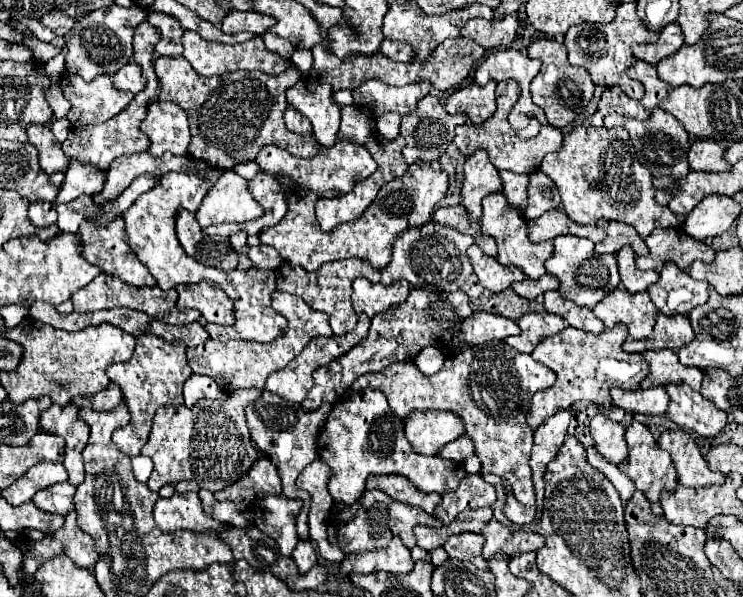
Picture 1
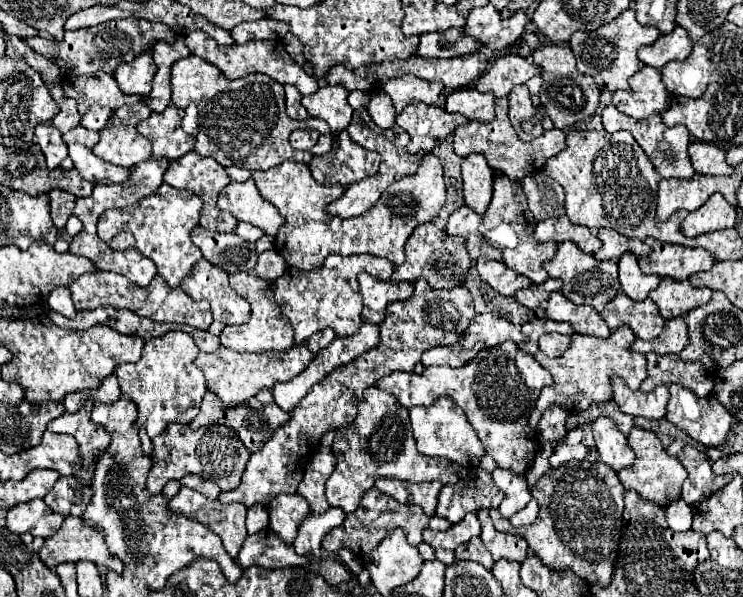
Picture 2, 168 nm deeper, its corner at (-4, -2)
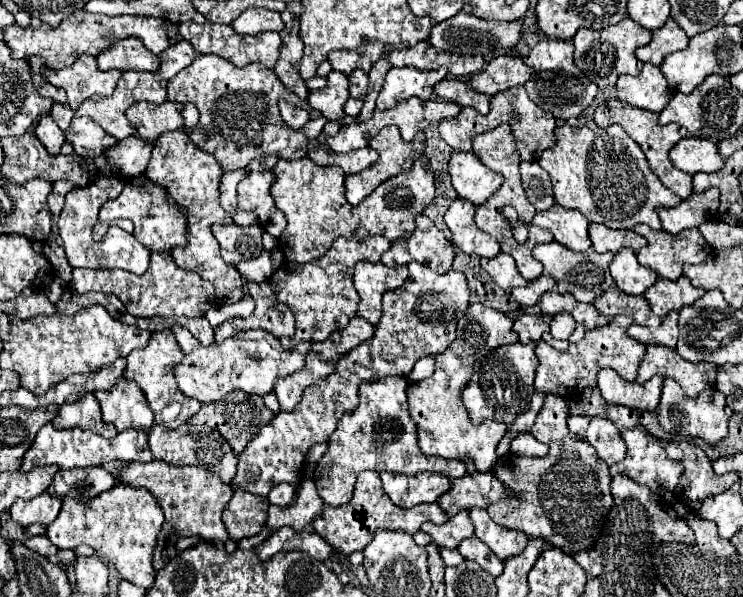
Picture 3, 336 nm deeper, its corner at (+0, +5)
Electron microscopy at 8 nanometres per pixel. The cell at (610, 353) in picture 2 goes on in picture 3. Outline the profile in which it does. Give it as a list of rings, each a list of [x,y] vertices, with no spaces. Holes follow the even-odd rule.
[[[617,316],[607,326],[587,330],[583,340],[579,340],[577,344],[569,344],[565,352],[555,350],[543,340],[537,342],[535,354],[539,358],[539,368],[535,376],[535,392],[557,394],[565,400],[579,398],[585,388],[593,388],[597,384],[597,372],[605,366],[613,368],[625,380],[635,380],[639,364],[645,356],[645,346],[627,334],[627,328],[631,324],[633,324],[631,316]]]

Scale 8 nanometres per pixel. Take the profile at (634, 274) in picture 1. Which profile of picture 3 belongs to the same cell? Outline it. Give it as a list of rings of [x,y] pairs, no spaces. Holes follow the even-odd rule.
[[[623,248],[615,254],[611,262],[611,276],[615,284],[627,294],[643,294],[657,280],[657,274],[641,266],[635,258],[635,252],[629,248]]]

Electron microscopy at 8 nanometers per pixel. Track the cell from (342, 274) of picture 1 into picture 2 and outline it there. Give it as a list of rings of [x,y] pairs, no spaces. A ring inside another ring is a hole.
[[[329,255],[319,271],[301,271],[289,267],[277,281],[275,281],[275,301],[281,307],[281,313],[289,319],[295,331],[295,343],[305,343],[313,333],[329,327],[337,333],[337,337],[349,337],[357,333],[361,327],[361,309],[363,299],[357,285],[357,275],[361,271],[371,273],[379,279],[389,279],[393,273],[393,265],[385,257],[375,255]]]

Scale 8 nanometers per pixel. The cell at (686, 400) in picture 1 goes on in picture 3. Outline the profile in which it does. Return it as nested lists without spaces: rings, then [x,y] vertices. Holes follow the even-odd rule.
[[[665,378],[663,384],[663,394],[661,394],[661,402],[659,402],[659,424],[663,426],[665,432],[675,434],[675,436],[693,436],[693,438],[701,438],[707,444],[715,446],[721,438],[727,436],[727,414],[725,414],[725,396],[715,390],[715,388],[707,388],[703,394],[699,394],[697,398],[687,398],[681,390],[681,386],[671,380]]]

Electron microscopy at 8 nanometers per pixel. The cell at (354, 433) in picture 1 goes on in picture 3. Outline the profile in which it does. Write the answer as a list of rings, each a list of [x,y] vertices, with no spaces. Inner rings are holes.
[[[387,376],[385,380],[363,382],[359,388],[359,406],[339,420],[337,430],[331,434],[327,444],[329,450],[319,460],[313,480],[323,502],[335,508],[351,500],[355,478],[361,470],[397,474],[439,472],[449,478],[461,478],[465,474],[463,462],[423,456],[419,450],[415,422],[407,410],[407,380],[403,376]]]

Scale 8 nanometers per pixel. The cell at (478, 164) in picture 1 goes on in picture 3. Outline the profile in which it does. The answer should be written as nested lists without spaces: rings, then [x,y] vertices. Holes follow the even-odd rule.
[[[453,152],[449,174],[459,198],[481,206],[503,182],[503,176],[489,170],[473,152]]]

